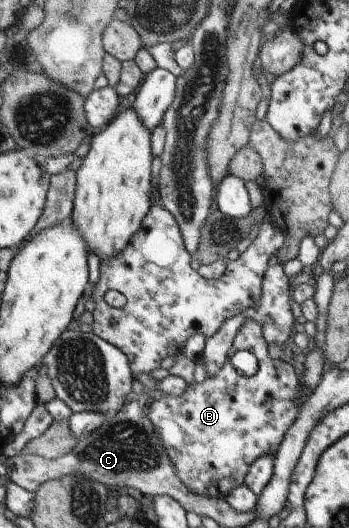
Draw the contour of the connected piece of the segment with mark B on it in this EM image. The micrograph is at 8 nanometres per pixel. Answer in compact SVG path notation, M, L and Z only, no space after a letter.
M255 321L243 323L243 329L235 338L233 352L249 351L257 360L257 369L250 377L238 375L235 367L227 360L223 371L215 377L206 376L202 383L191 383L181 397L171 395L157 398L147 409L149 419L155 425L159 439L169 453L177 475L185 483L185 487L196 496L227 497L235 487L244 485L246 471L253 465L255 459L262 458L269 451L276 453L282 437L295 421L299 413L301 401L301 377L297 377L295 367L289 358L271 359L267 353L267 343L262 335L262 326Z

